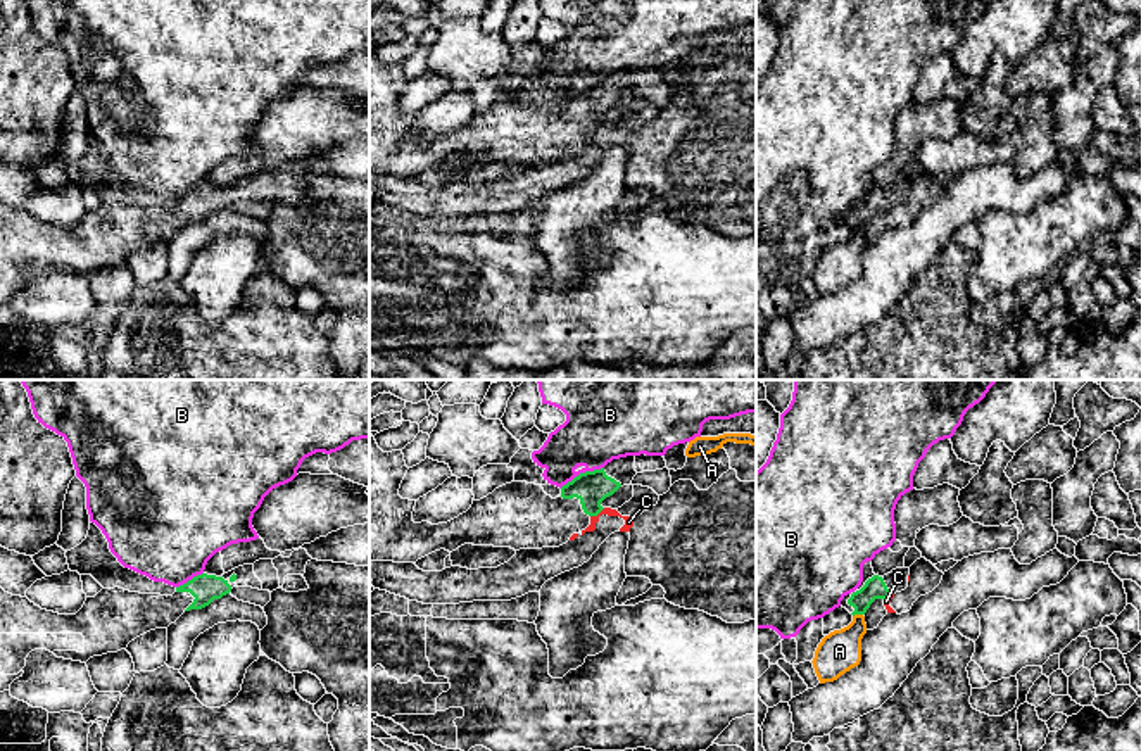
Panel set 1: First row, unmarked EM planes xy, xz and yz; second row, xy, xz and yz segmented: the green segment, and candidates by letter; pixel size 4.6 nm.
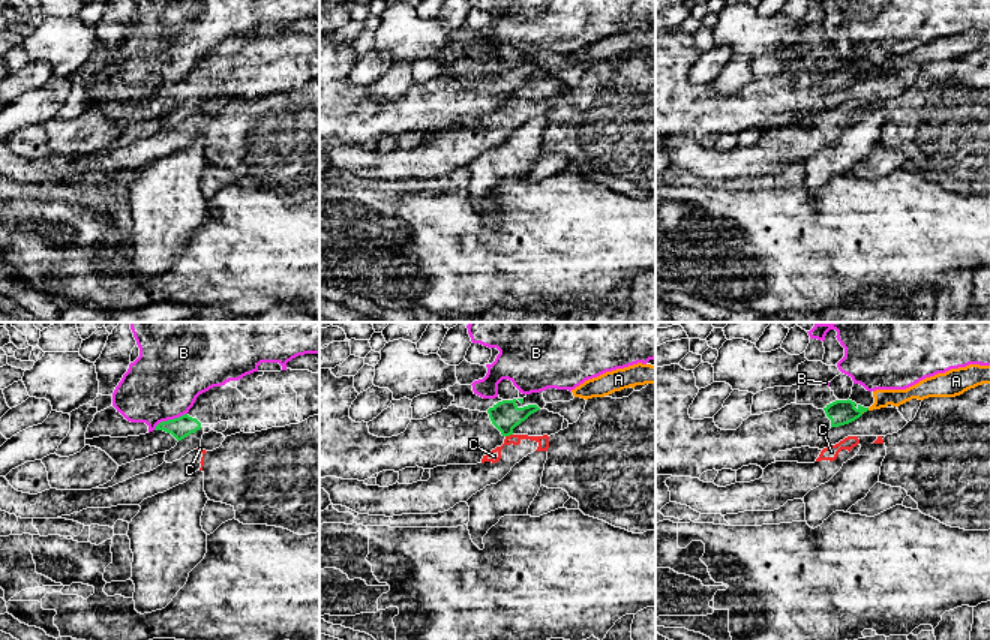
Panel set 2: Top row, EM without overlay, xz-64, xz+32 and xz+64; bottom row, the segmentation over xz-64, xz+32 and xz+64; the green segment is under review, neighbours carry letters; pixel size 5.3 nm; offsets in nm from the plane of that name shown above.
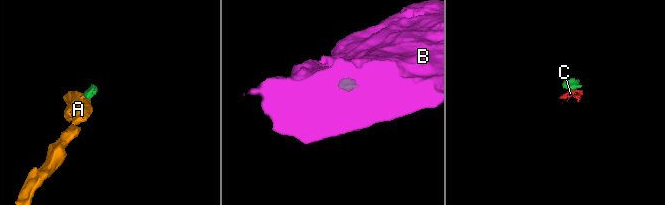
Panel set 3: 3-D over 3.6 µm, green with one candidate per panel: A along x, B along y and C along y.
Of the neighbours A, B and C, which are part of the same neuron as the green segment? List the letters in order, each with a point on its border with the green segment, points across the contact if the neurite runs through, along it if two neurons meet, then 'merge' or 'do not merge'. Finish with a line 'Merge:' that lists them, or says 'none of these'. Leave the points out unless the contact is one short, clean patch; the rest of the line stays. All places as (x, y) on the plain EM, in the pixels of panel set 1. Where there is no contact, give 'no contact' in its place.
A: meets green in yz at (857, 227); border along yz (862, 227), (853, 230); do not merge
B: meets green in xz at (580, 87); border along xz (603, 80), (592, 85), (580, 85), (560, 100); do not merge
C: meets green in xz at (598, 126); border along xz (605, 121), (591, 130); do not merge
Merge: none of these

